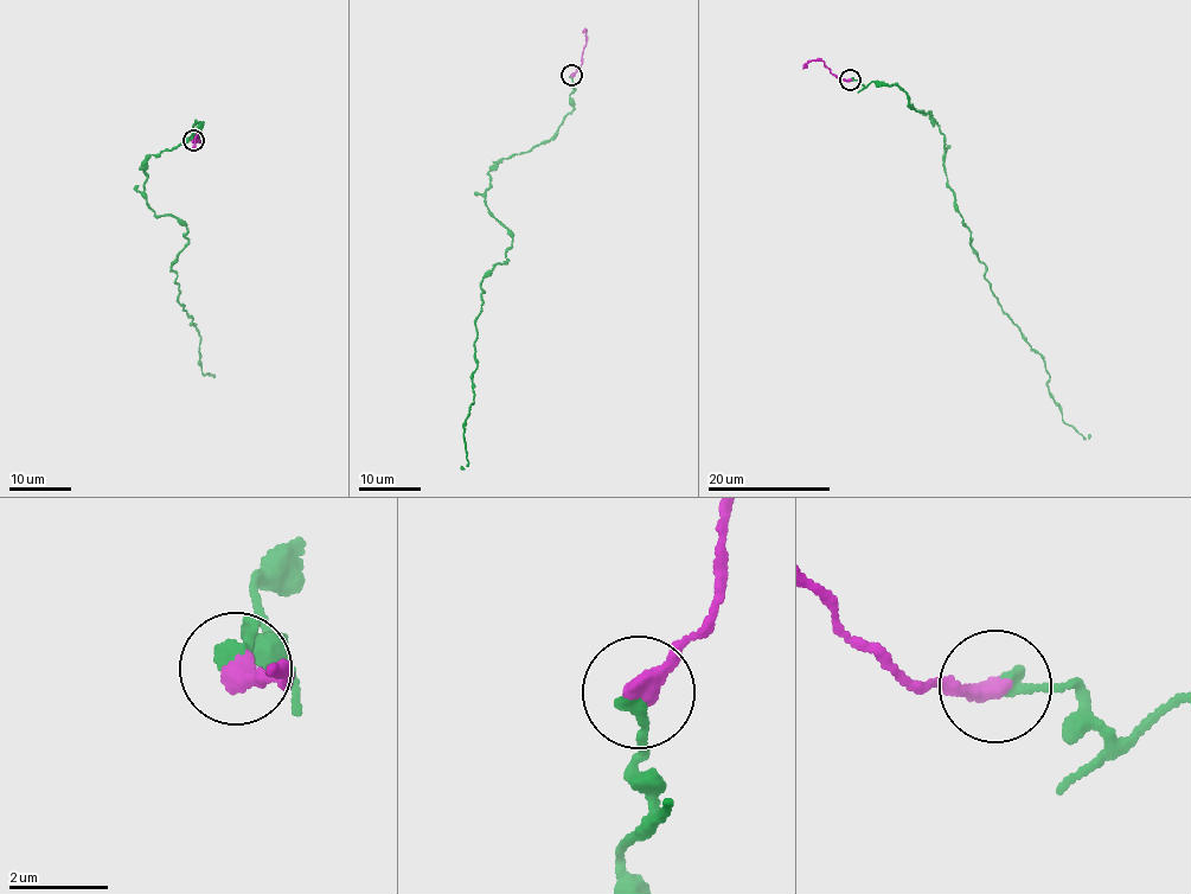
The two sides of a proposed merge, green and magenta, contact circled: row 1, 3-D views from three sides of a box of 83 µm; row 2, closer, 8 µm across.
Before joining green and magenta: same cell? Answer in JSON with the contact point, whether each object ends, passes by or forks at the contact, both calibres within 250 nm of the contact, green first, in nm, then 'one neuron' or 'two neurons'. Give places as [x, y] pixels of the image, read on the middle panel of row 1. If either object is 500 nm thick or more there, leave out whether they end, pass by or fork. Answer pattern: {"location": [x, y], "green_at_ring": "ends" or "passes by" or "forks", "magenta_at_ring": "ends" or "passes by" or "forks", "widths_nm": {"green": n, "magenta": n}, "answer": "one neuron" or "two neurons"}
{"location": [571, 75], "green_at_ring": "ends", "magenta_at_ring": "ends", "widths_nm": {"green": 340, "magenta": 400}, "answer": "two neurons"}

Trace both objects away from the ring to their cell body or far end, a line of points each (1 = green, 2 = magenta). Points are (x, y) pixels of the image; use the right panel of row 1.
1: (850, 80), (898, 87), (939, 125), (943, 171), (984, 276), (1039, 353), (1062, 417), (1090, 434)
2: (850, 80), (838, 78), (823, 61), (811, 59), (804, 66)

